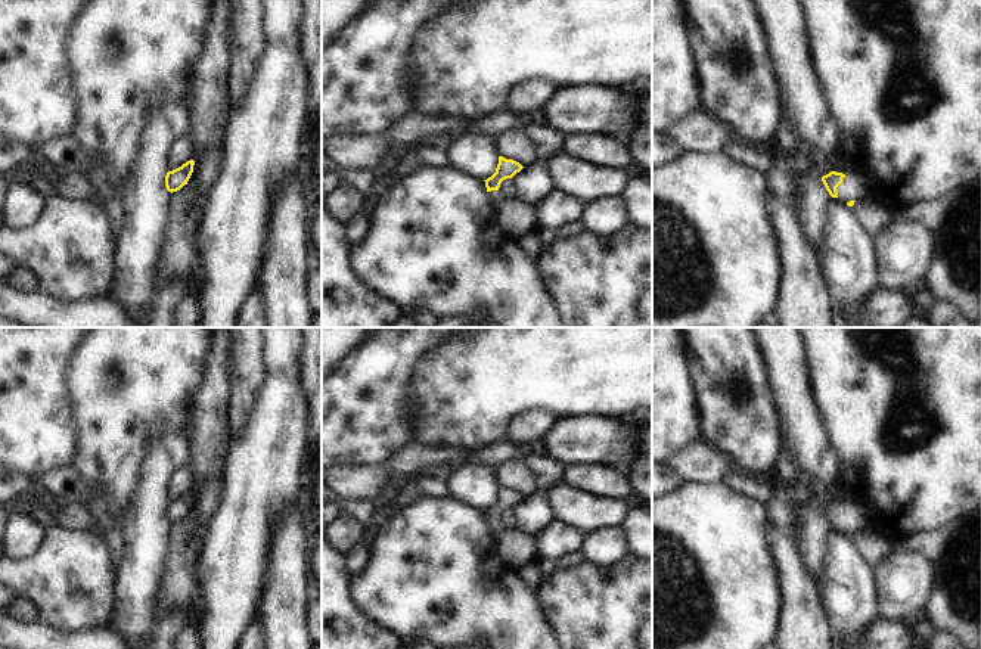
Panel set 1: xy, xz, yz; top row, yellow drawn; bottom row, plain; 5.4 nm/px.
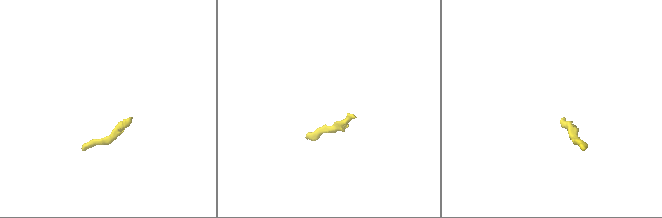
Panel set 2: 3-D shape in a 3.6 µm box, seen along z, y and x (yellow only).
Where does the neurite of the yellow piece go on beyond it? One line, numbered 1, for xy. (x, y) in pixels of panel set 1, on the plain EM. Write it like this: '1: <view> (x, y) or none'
1: none

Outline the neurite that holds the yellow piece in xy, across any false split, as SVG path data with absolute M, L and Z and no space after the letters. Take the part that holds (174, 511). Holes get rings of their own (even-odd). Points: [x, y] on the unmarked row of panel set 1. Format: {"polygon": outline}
{"polygon": "M190 490L186 494L183 494L181 497L168 502L165 506L165 518L168 522L177 522L180 521L184 515L187 515L192 503L193 503L193 496L195 491Z"}

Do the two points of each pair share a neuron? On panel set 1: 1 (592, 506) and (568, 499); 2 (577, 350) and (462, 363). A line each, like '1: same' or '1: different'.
1: same
2: same

